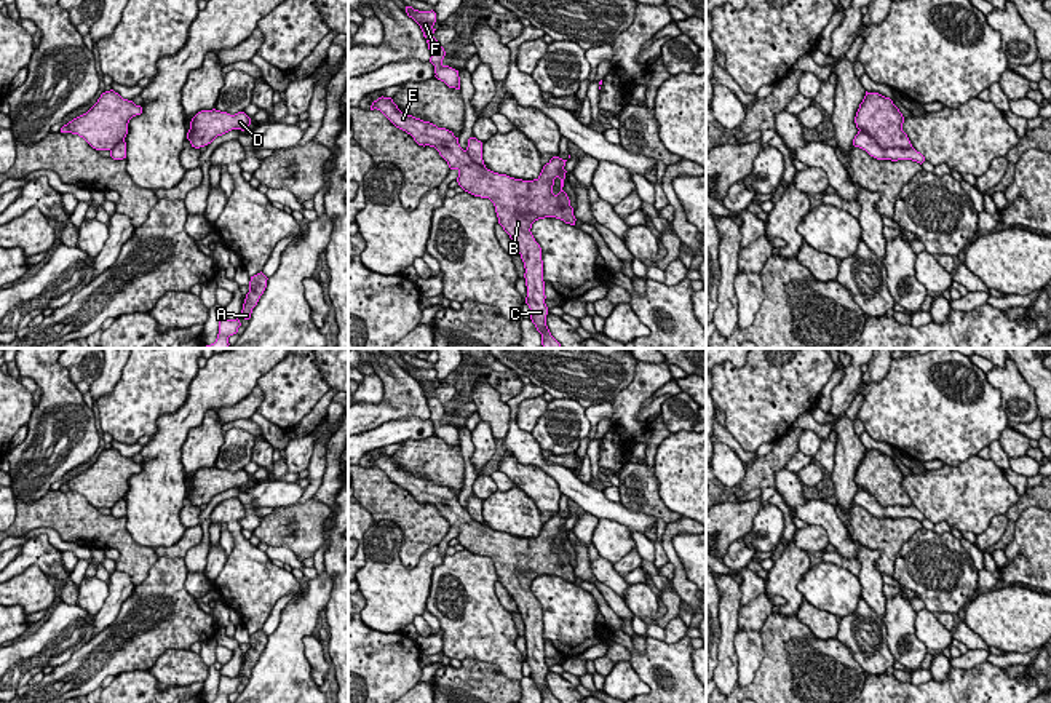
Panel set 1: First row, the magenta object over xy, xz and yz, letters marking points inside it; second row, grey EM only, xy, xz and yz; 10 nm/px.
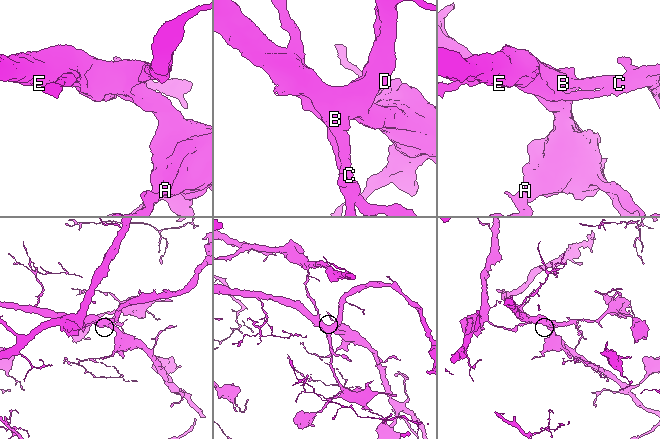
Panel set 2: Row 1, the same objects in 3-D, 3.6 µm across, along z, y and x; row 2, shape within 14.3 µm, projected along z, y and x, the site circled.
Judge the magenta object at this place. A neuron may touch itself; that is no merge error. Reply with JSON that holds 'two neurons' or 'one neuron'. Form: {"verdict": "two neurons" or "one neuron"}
{"verdict": "two neurons"}

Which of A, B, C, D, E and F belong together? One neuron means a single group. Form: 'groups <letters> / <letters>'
groups A B C D E / F

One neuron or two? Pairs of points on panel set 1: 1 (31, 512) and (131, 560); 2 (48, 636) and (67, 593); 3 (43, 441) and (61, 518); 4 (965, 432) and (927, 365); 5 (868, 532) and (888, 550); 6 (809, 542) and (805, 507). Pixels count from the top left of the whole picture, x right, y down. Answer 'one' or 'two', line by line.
1: one
2: two
3: two
4: one
5: one
6: two

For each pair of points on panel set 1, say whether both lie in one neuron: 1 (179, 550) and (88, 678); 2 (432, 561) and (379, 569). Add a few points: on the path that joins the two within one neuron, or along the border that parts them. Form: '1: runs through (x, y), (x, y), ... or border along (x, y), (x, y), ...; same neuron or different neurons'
1: border along (158, 556), (179, 556), (182, 560); different neurons
2: runs through (419, 574), (392, 575); same neuron

